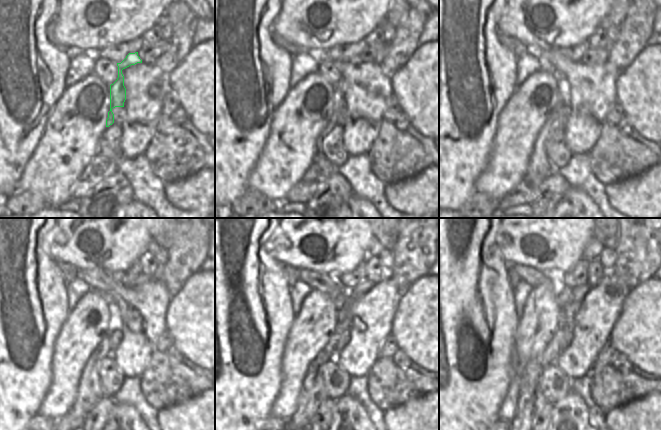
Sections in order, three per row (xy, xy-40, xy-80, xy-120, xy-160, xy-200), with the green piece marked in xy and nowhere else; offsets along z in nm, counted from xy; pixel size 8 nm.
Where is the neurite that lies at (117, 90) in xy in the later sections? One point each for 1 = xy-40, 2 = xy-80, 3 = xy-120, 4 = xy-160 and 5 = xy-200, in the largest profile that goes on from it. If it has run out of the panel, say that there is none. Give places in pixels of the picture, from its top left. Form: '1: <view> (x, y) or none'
1: xy-40 (339, 97)
2: xy-80 (539, 164)
3: xy-120 (90, 392)
4: xy-160 (312, 394)
5: xy-200 (530, 400)

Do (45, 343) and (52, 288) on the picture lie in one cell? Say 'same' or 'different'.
same

